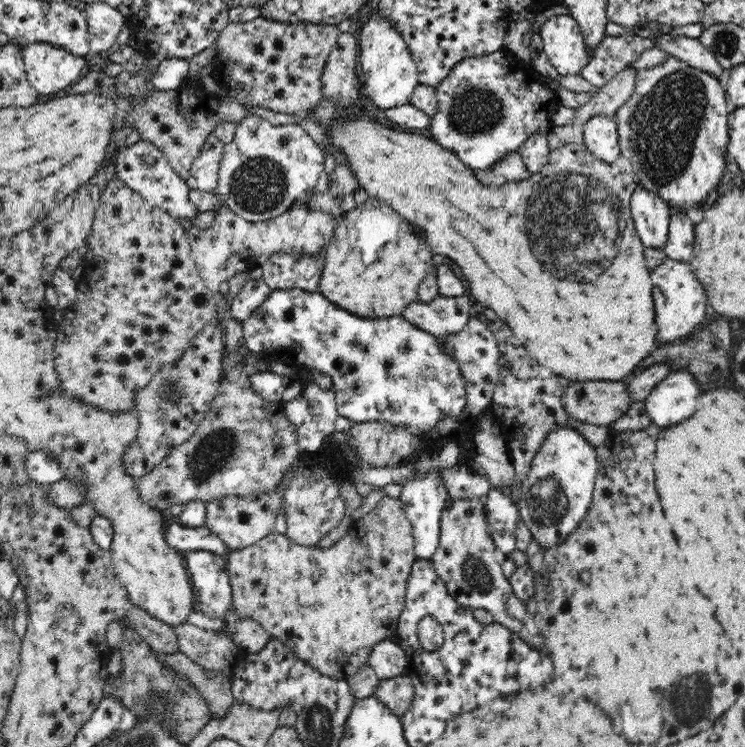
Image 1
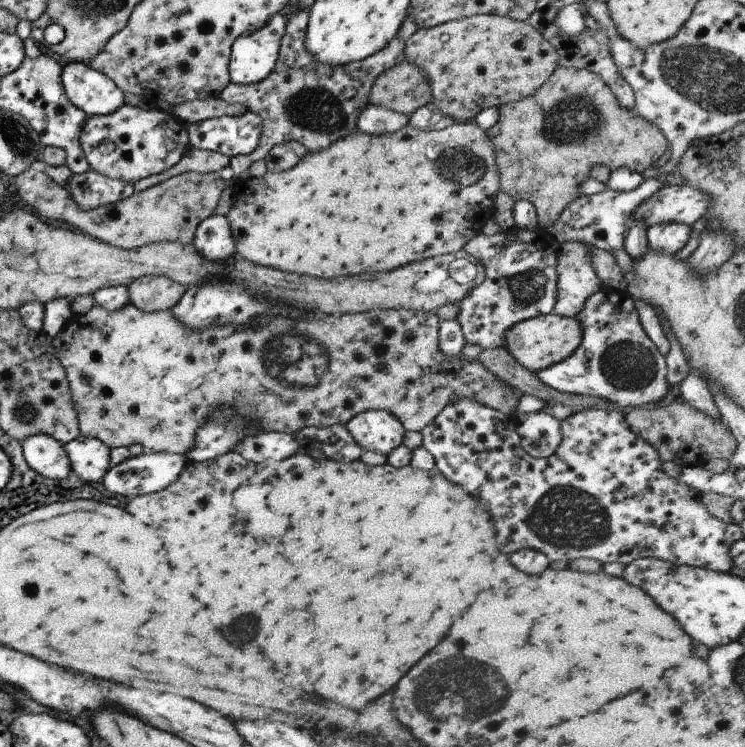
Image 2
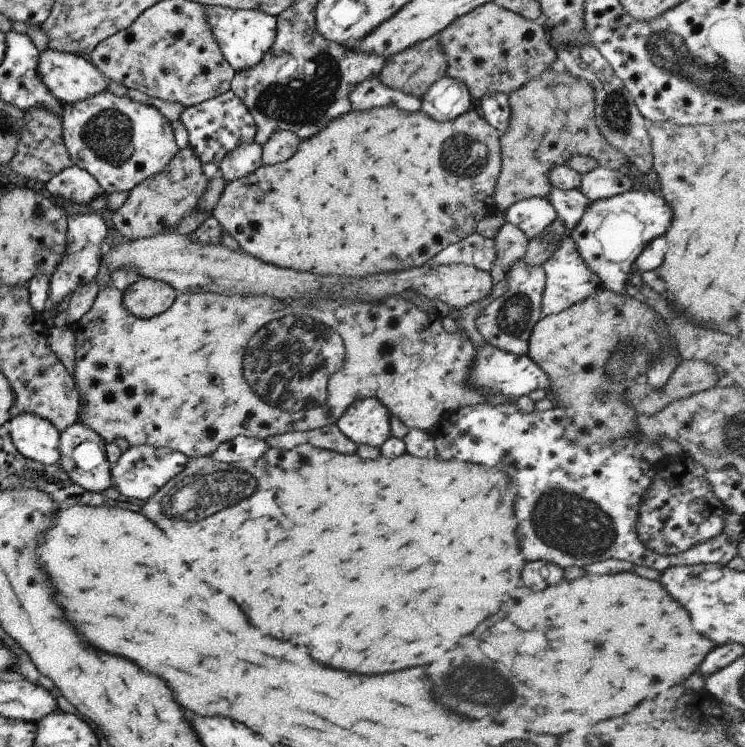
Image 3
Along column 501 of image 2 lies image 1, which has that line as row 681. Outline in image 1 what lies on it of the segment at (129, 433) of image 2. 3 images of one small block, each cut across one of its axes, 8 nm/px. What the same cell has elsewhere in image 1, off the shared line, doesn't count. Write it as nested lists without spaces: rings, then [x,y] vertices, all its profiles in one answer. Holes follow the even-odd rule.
[[[409,675],[381,680],[374,695],[400,717],[412,704],[415,695],[413,680]]]

